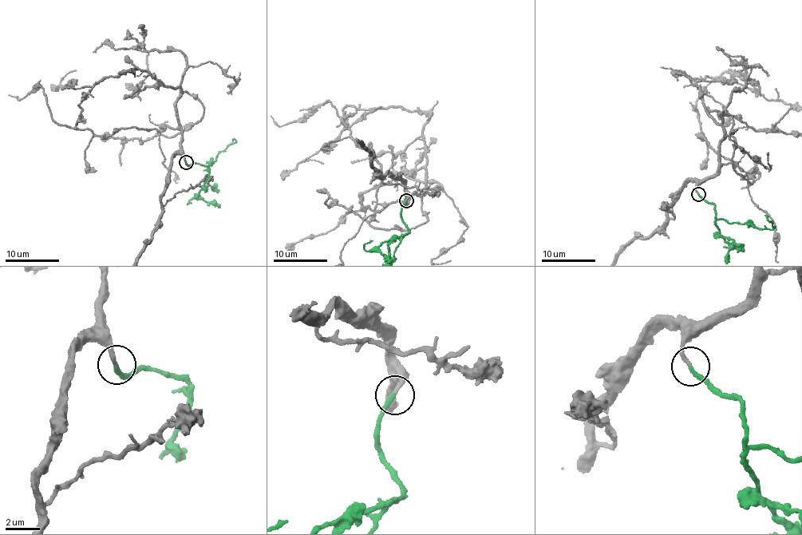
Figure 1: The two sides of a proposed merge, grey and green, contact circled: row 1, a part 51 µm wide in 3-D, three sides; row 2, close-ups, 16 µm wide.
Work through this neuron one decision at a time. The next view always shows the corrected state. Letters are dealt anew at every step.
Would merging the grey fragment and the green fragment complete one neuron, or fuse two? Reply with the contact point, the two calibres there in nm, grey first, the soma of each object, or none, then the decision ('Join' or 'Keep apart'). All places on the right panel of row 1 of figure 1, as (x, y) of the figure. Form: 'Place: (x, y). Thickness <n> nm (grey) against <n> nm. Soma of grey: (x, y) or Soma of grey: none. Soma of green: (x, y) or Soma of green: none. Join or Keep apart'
Place: (698, 194). Thickness 220 nm (grey) against 260 nm. Soma of grey: none. Soma of green: none. Join

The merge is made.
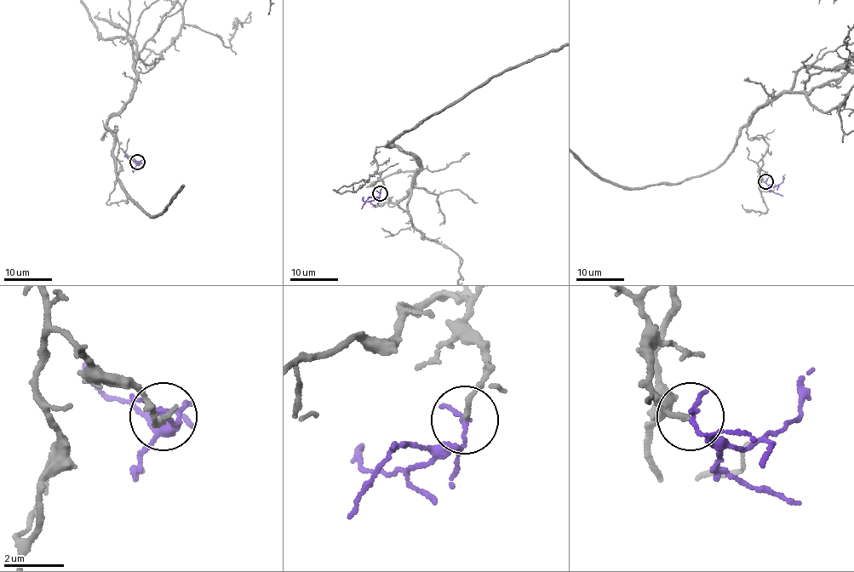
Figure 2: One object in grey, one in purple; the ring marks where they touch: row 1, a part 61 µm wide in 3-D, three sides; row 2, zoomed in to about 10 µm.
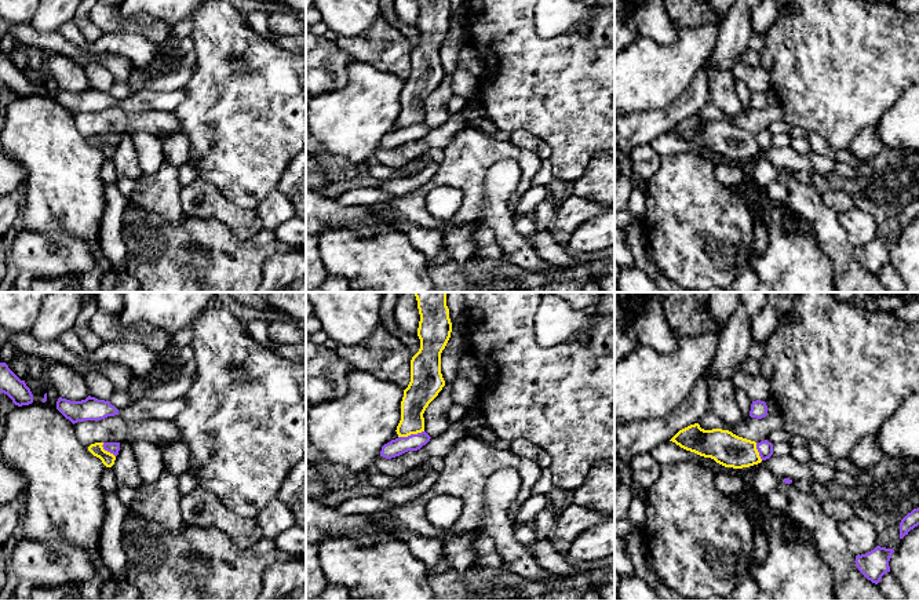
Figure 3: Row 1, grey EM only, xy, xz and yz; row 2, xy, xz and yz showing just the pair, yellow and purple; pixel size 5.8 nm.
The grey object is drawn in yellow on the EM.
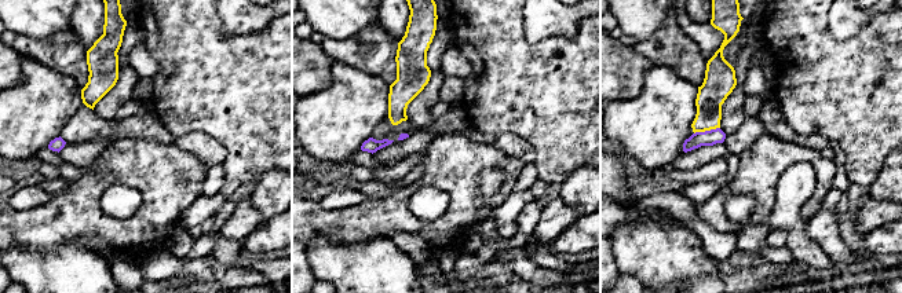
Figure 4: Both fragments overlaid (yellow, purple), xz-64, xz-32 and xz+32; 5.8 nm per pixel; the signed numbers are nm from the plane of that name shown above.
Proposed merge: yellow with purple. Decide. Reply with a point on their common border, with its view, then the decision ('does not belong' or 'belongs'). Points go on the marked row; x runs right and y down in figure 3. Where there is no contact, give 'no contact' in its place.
xz (411, 433) | does not belong

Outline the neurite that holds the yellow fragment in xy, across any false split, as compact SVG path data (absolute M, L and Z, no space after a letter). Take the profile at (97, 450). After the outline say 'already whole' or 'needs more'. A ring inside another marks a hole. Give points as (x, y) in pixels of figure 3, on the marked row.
M95 442L88 447L88 451L99 458L106 467L112 467L114 465L116 456L103 449L103 442Z | already whole

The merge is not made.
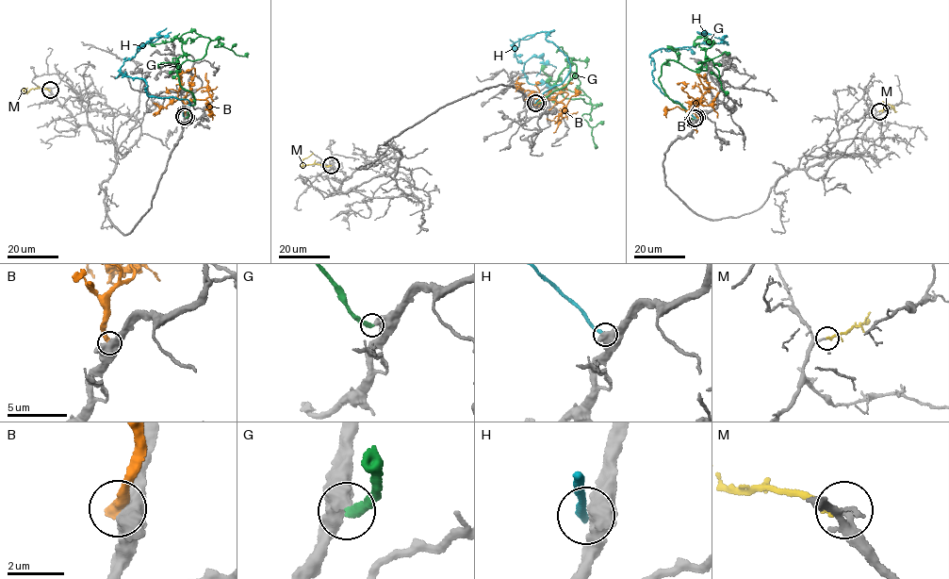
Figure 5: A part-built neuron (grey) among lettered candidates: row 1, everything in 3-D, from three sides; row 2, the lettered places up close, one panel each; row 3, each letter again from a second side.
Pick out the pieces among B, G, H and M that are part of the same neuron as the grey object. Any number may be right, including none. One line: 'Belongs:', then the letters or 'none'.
Belongs: M

